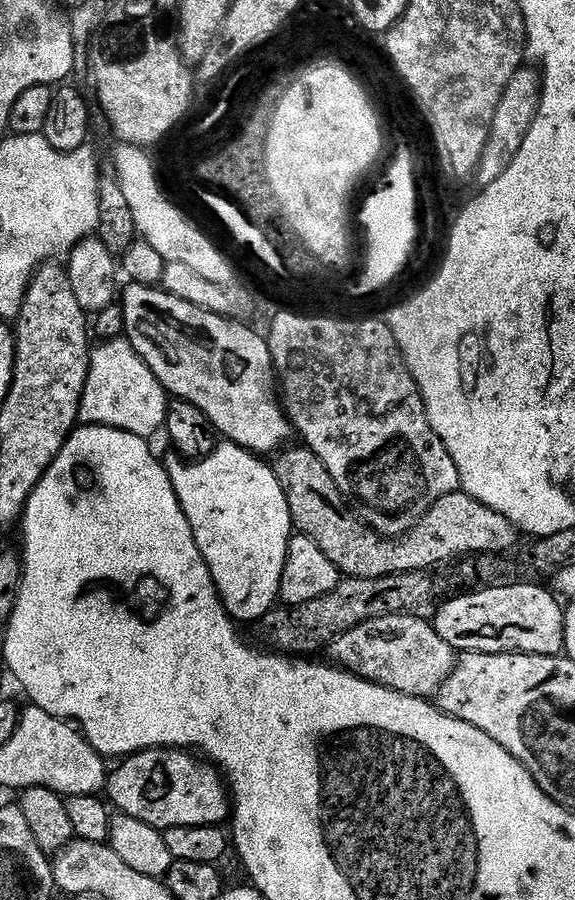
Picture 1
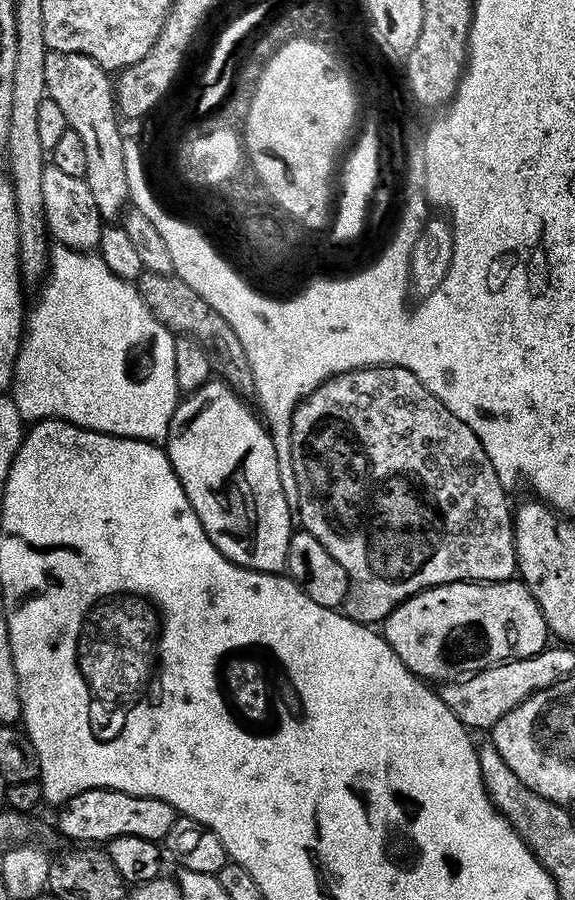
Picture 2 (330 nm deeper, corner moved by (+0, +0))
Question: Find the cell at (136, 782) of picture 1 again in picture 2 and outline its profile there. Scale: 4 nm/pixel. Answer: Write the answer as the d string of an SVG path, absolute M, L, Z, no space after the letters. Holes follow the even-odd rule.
M105 788L78 794L60 812L60 832L68 840L77 840L80 846L106 846L114 838L146 838L157 842L167 841L174 830L178 814L174 806L154 798L138 798Z

